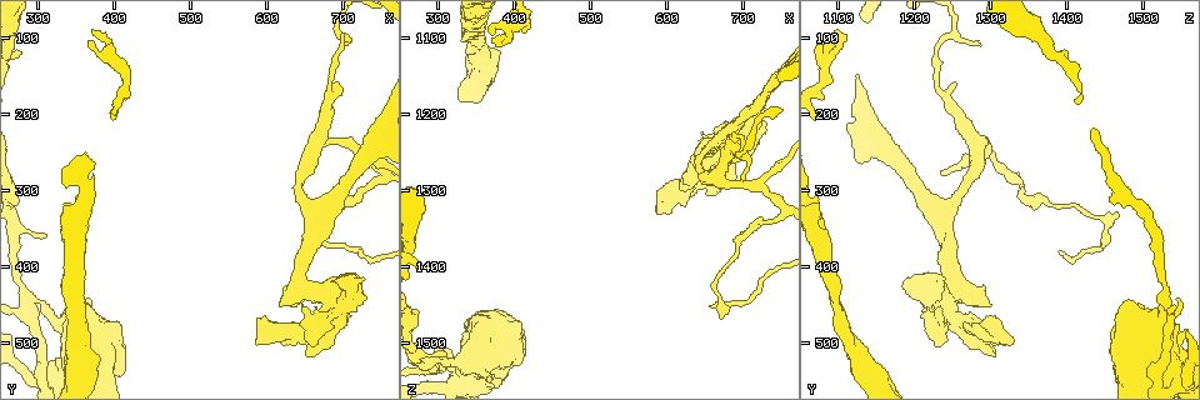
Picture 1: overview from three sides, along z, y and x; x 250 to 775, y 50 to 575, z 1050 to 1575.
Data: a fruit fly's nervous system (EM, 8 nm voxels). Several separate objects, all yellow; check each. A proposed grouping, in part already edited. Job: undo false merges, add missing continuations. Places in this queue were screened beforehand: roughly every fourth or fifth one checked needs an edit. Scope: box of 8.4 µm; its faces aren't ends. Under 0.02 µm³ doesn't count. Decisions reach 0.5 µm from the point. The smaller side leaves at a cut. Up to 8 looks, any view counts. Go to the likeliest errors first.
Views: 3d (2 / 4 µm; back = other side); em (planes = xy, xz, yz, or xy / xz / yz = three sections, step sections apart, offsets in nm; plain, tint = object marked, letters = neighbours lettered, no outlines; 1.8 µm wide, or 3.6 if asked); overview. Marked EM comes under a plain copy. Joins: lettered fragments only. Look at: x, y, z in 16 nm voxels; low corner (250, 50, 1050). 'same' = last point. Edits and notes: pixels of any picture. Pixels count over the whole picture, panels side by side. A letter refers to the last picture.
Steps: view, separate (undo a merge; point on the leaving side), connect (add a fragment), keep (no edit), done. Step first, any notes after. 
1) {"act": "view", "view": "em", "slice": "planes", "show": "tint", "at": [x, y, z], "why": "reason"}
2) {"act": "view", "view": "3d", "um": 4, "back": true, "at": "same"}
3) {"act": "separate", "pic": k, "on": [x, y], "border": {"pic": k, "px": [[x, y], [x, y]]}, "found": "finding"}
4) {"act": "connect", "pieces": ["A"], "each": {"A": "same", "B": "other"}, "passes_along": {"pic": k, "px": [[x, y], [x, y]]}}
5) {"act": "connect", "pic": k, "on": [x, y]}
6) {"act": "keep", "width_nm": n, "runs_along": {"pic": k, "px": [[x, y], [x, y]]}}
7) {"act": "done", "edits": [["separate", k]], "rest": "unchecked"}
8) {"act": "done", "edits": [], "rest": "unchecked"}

{"act": "view", "view": "3d", "um": 2, "at": [305, 455, 1525], "why": "thin arm on a thick one"}

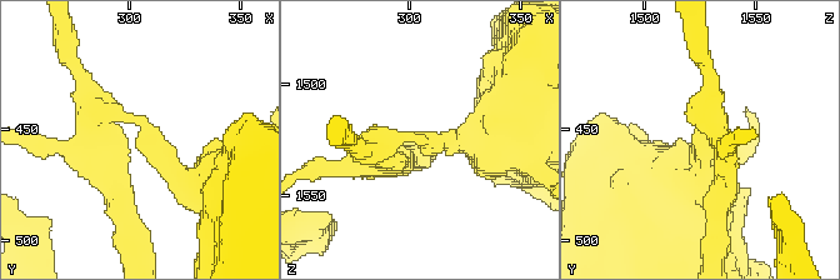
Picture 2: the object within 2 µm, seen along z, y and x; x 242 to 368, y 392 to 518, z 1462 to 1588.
{"act": "view", "view": "em", "slice": "xz", "step": 4, "show": "letters", "at": [306, 454, 1526]}

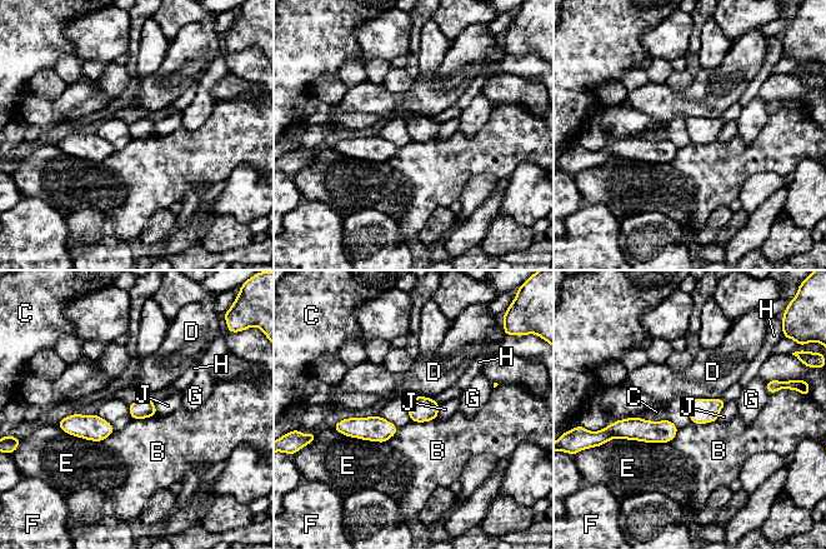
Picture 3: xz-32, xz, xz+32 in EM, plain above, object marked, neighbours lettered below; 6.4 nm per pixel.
{"act": "view", "view": "em", "slice": "planes", "show": "letters", "at": "same", "why": "another direction"}

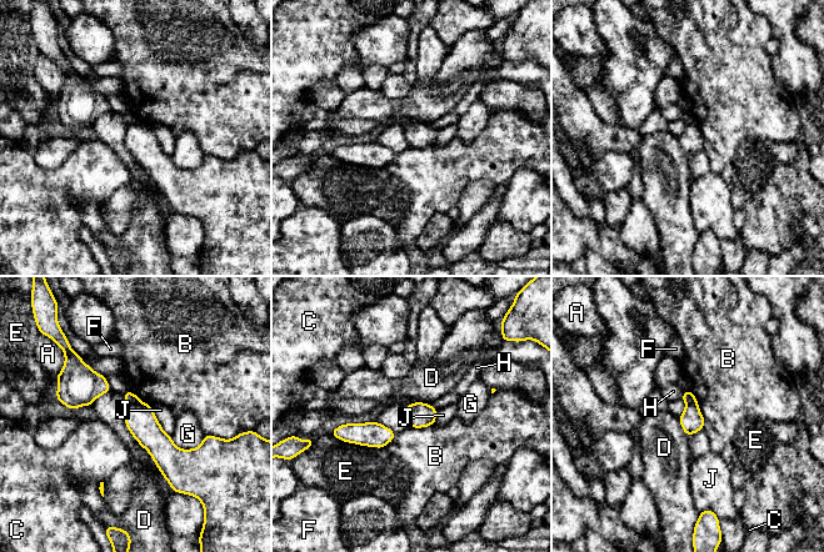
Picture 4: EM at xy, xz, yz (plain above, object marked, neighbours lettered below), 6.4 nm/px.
{"act": "separate", "pic": 4, "on": [130, 397], "width_nm": 150, "each": {"A": "other", "B": "other", "C": "other", "D": "other", "E": "other", "F": "other", "G": "other", "H": "other", "J": "other"}, "found": "two neurons meet here"}

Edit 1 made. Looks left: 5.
{"act": "view", "view": "overview", "why": "see it whole again"}

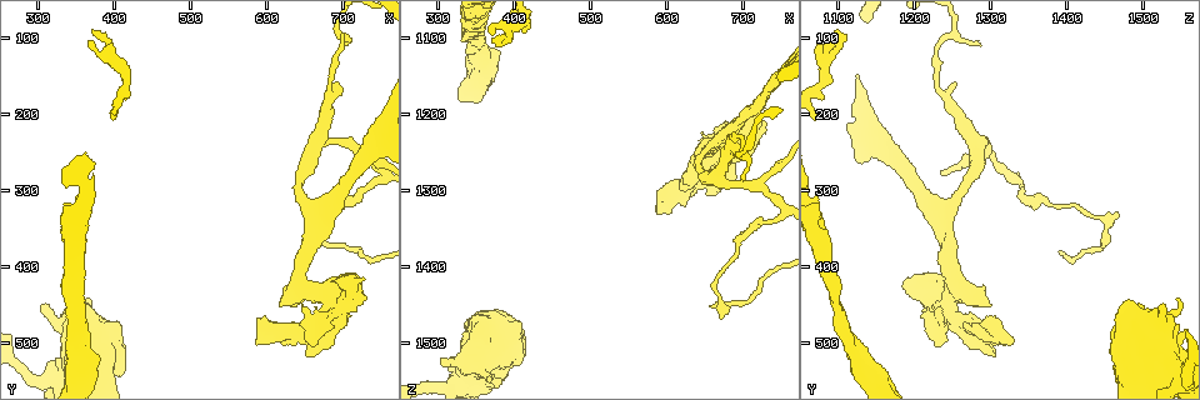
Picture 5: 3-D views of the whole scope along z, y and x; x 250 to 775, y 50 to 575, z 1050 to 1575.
{"act": "view", "view": "3d", "um": 4, "back": true, "at": [345, 410, 1090]}

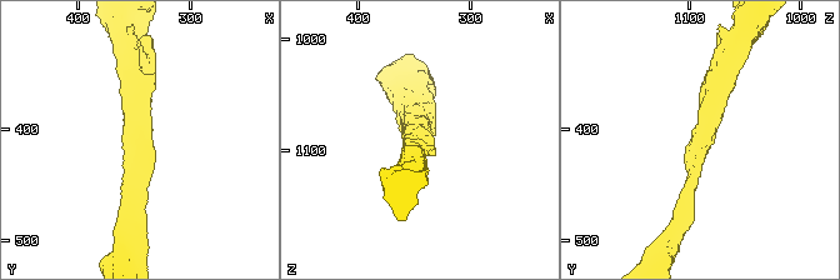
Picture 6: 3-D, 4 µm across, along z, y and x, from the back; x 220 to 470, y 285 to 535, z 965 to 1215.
{"act": "view", "view": "em", "slice": "xz", "step": 4, "show": "tint", "at": [344, 406, 1086], "why": "shape alone is not enough"}

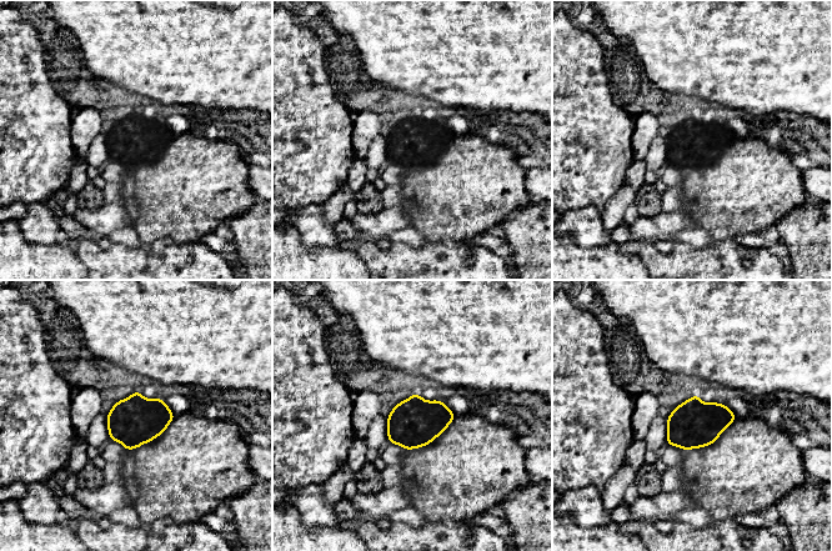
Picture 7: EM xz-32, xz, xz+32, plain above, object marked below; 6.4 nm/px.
{"act": "view", "view": "em", "slice": "planes", "show": "letters", "at": "same", "why": "another direction"}

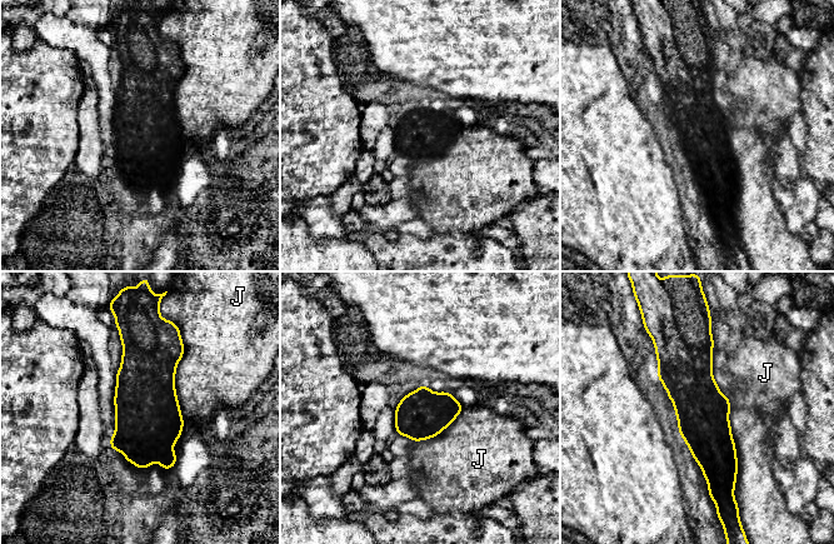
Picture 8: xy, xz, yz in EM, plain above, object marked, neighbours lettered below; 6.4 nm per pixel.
{"act": "keep", "each": {"J": "other"}, "arm_widths_nm": [190, 400], "found": "continuous, no second neuron"}

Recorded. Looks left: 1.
{"act": "done", "edits": [["separate", 4]], "rest": "unchecked"}

